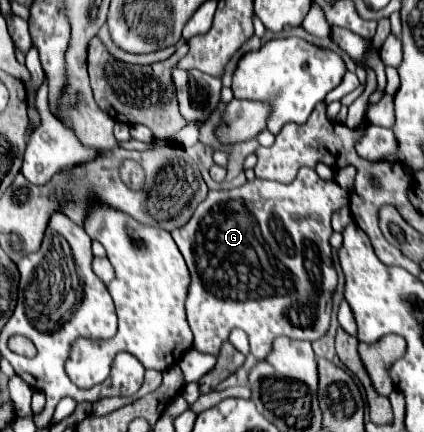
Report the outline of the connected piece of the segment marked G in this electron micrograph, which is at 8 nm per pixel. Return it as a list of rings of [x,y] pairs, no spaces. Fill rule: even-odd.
[[[300,169],[298,177],[288,185],[254,179],[230,191],[210,191],[192,219],[172,231],[192,275],[186,301],[186,315],[194,333],[192,347],[202,353],[218,355],[220,345],[228,339],[228,331],[238,327],[248,333],[252,355],[264,361],[276,337],[284,335],[298,341],[320,339],[328,331],[332,293],[338,285],[338,275],[332,265],[330,219],[346,205],[348,191],[342,191],[334,181],[322,181],[314,169]]]

